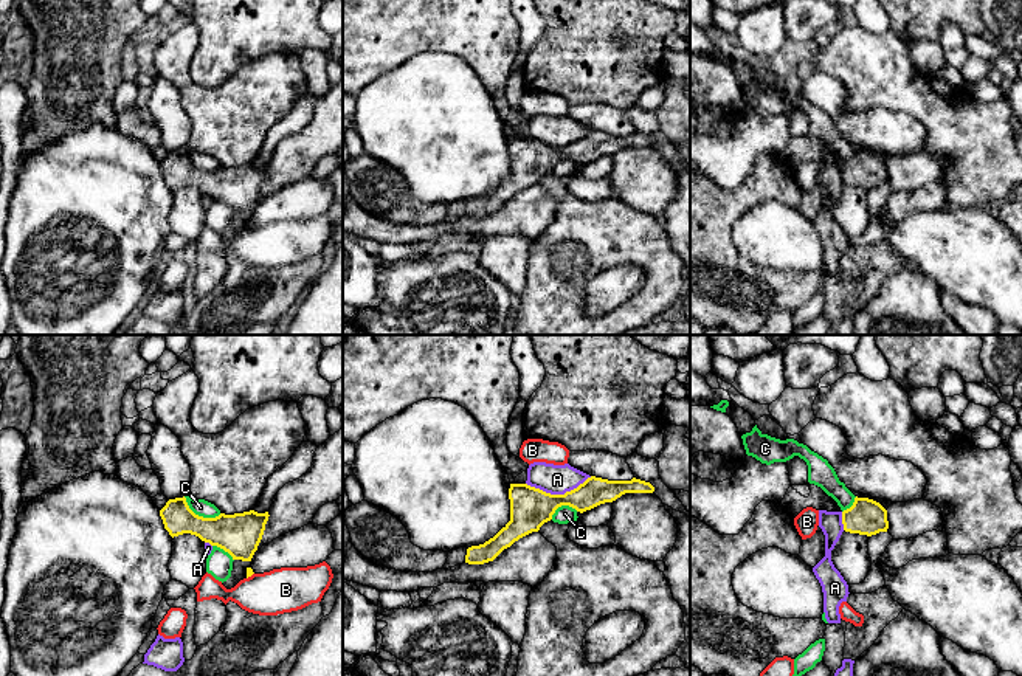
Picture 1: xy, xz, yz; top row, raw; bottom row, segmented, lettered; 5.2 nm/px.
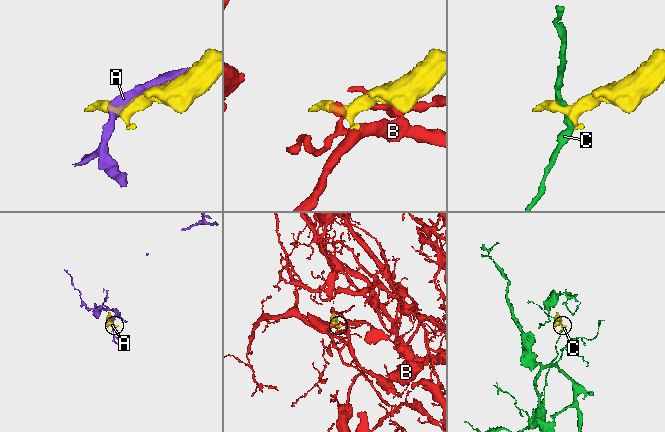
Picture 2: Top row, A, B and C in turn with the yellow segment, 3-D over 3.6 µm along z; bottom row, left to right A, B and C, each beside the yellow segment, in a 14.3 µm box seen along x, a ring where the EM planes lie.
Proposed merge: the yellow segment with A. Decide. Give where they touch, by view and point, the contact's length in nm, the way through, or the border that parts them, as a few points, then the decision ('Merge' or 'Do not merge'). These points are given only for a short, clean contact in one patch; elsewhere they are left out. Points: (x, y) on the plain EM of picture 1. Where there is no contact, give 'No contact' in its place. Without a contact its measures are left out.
Touches yellow at xz (559, 148). Shared border 340 nm. Do not merge

